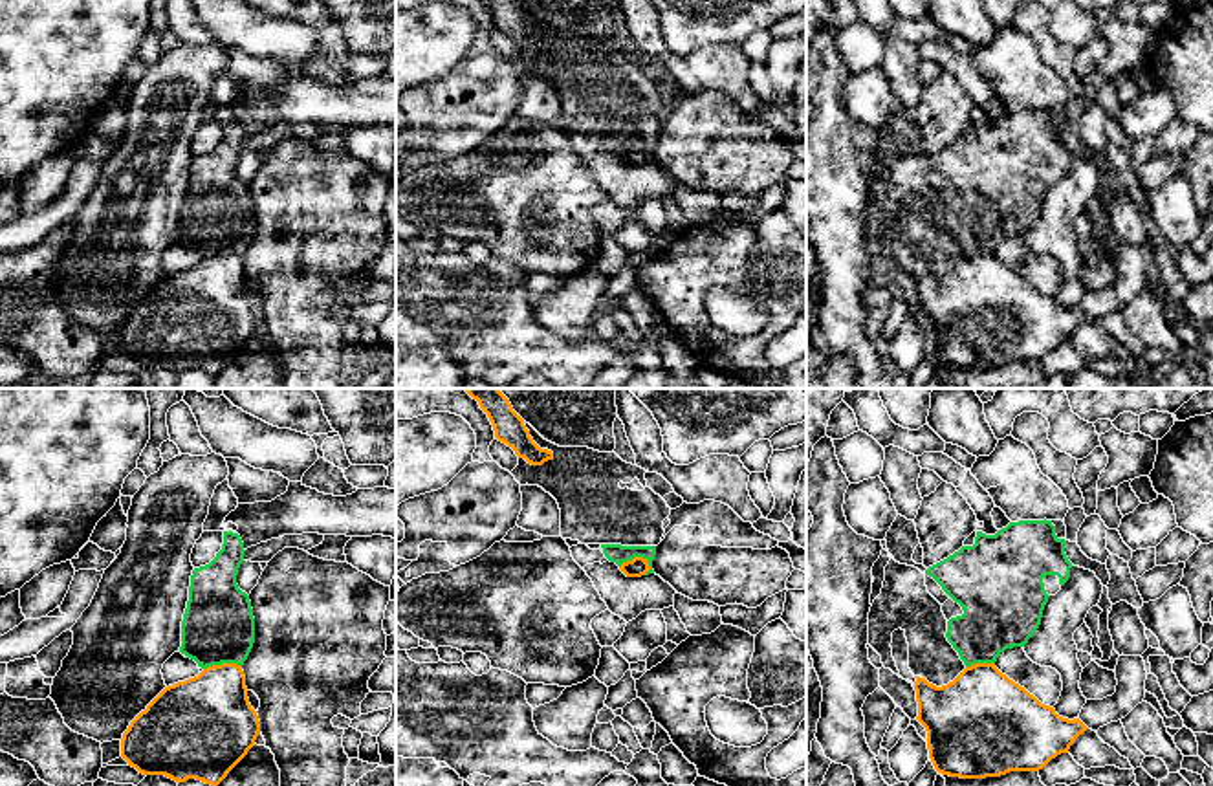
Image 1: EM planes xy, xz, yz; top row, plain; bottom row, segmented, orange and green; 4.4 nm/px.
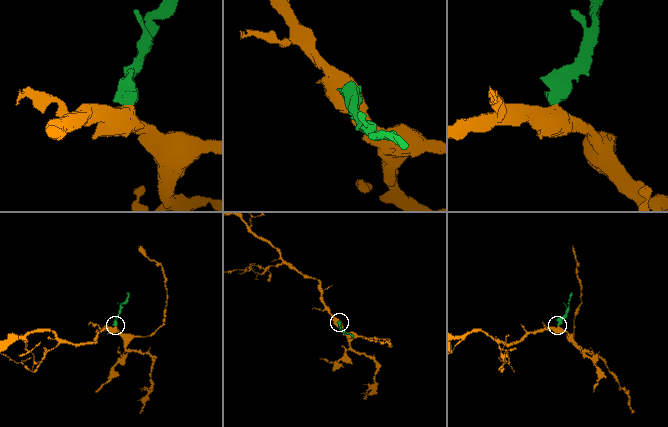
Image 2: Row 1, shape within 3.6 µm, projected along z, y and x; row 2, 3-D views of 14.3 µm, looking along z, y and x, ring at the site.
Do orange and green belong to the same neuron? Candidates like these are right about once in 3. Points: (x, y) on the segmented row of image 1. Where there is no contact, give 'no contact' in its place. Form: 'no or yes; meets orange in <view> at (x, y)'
no; meets orange in xz at (636, 557)

